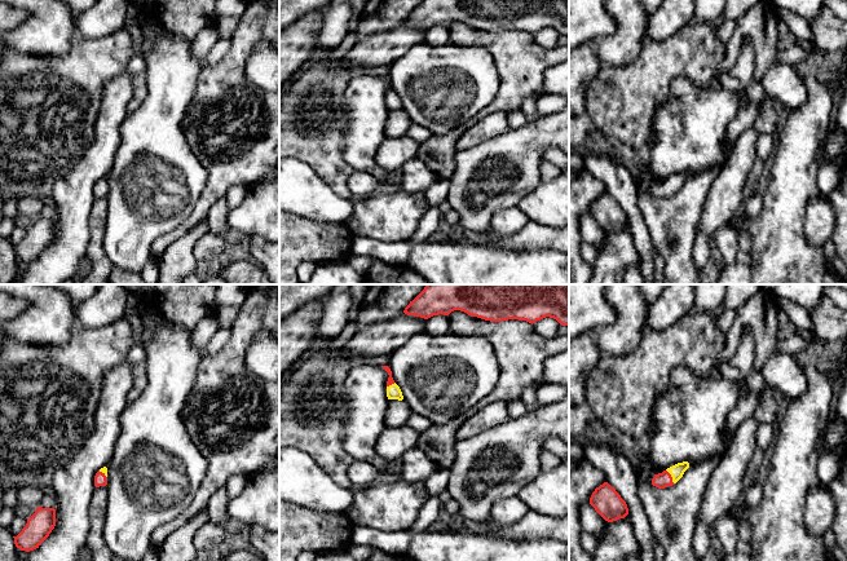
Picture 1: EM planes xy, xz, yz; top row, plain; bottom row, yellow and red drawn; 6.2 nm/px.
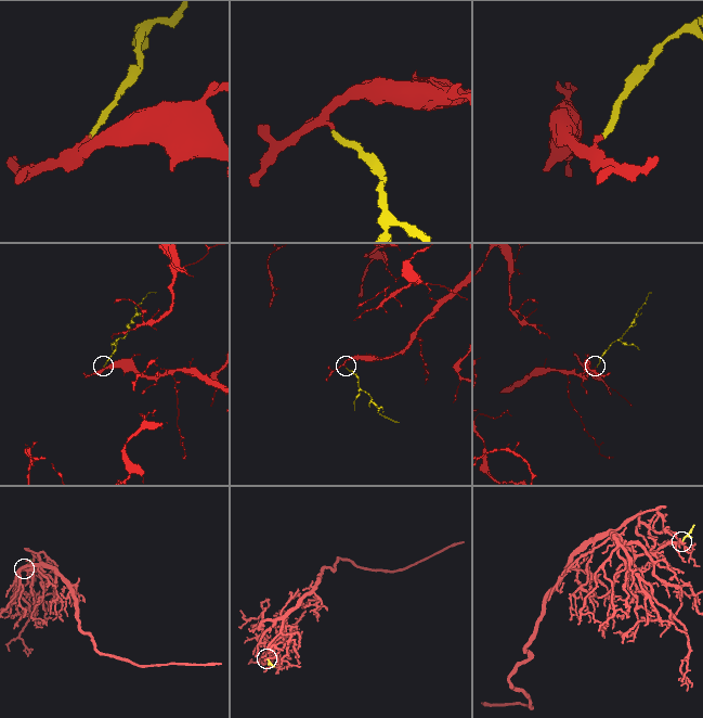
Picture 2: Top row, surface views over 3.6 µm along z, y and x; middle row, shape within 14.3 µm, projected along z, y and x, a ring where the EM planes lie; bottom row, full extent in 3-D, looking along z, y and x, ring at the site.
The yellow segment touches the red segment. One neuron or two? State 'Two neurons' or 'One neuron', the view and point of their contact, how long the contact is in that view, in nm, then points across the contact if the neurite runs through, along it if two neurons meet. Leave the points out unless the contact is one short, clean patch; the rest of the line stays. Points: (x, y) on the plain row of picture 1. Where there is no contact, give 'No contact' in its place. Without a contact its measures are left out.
One neuron. Touches yellow at yz (671, 186). Shared border 110 nm. Path across: yz (676, 181), (671, 186), (662, 190)

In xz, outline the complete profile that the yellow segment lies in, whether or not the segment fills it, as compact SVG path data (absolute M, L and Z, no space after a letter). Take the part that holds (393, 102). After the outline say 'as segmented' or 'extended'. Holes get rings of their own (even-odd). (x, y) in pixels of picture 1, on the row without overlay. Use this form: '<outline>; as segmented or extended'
M381 76L389 85L388 92L387 92L387 107L388 110L398 110L402 111L403 106L402 102L400 100L400 97L394 93L393 88L392 88L392 81L388 76Z; extended

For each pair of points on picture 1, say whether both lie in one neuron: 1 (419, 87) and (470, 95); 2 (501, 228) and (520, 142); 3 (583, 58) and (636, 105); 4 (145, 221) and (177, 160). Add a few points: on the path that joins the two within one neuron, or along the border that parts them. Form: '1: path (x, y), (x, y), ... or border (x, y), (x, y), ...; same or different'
1: path (432, 87), (457, 87); same
2: border (515, 206), (498, 210), (489, 226); different
3: border (601, 65), (589, 87), (586, 100); different
4: path (145, 206), (145, 199), (162, 176); same

